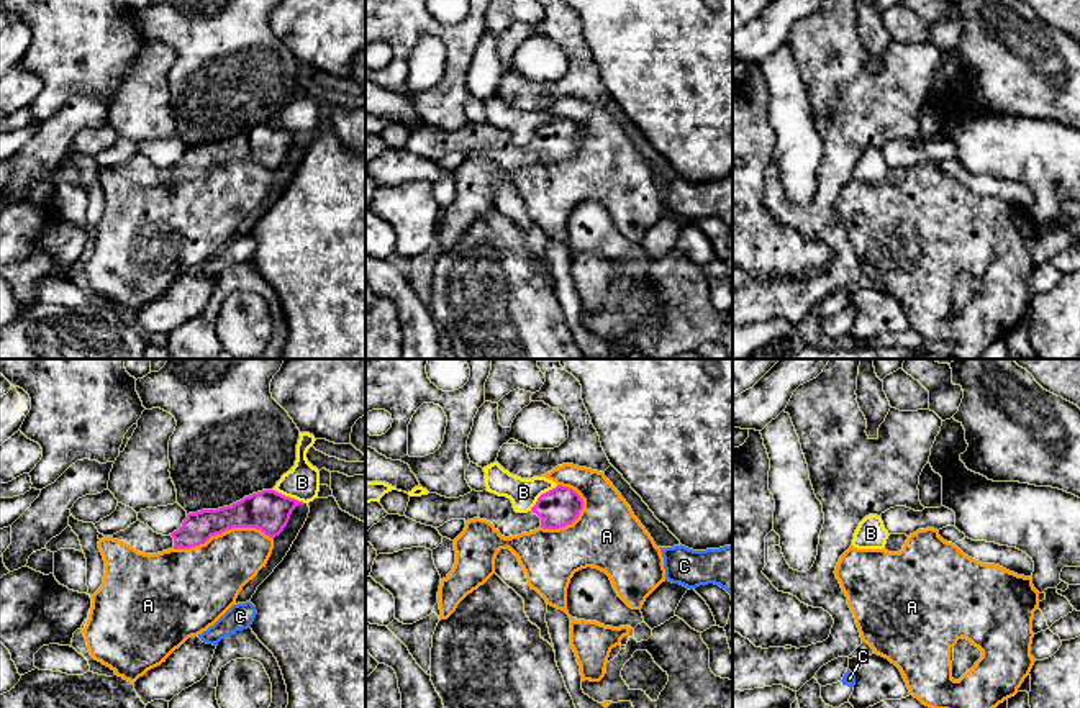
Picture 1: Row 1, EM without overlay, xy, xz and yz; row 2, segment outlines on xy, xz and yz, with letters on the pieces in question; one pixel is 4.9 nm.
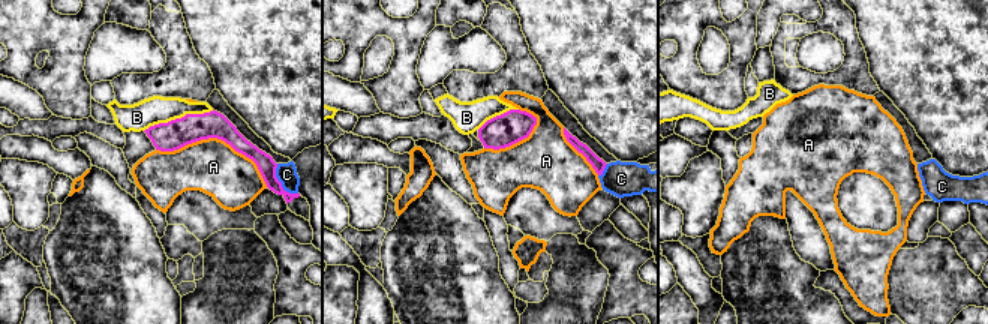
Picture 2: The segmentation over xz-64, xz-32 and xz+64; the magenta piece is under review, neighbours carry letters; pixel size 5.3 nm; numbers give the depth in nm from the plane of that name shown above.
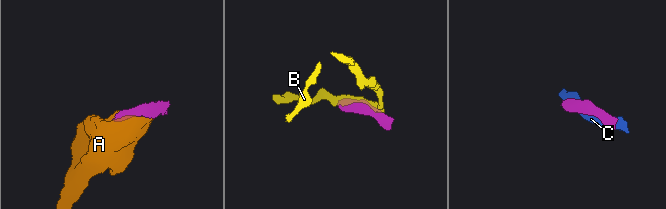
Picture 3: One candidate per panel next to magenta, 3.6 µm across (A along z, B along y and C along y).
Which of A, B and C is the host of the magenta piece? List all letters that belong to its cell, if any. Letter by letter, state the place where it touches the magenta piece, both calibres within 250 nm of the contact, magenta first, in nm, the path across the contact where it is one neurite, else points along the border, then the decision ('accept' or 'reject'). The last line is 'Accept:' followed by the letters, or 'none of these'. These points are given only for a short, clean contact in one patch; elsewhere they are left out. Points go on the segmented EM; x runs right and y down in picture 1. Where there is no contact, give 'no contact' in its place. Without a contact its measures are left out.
A: xy (223, 531) | 200/340 nm | reject
B: xz (541, 495) | 190/140 nm | reject
C: xz (662, 549) | 20/180 nm | along xz (666, 548), (661, 551) | reject
Accept: none of these

